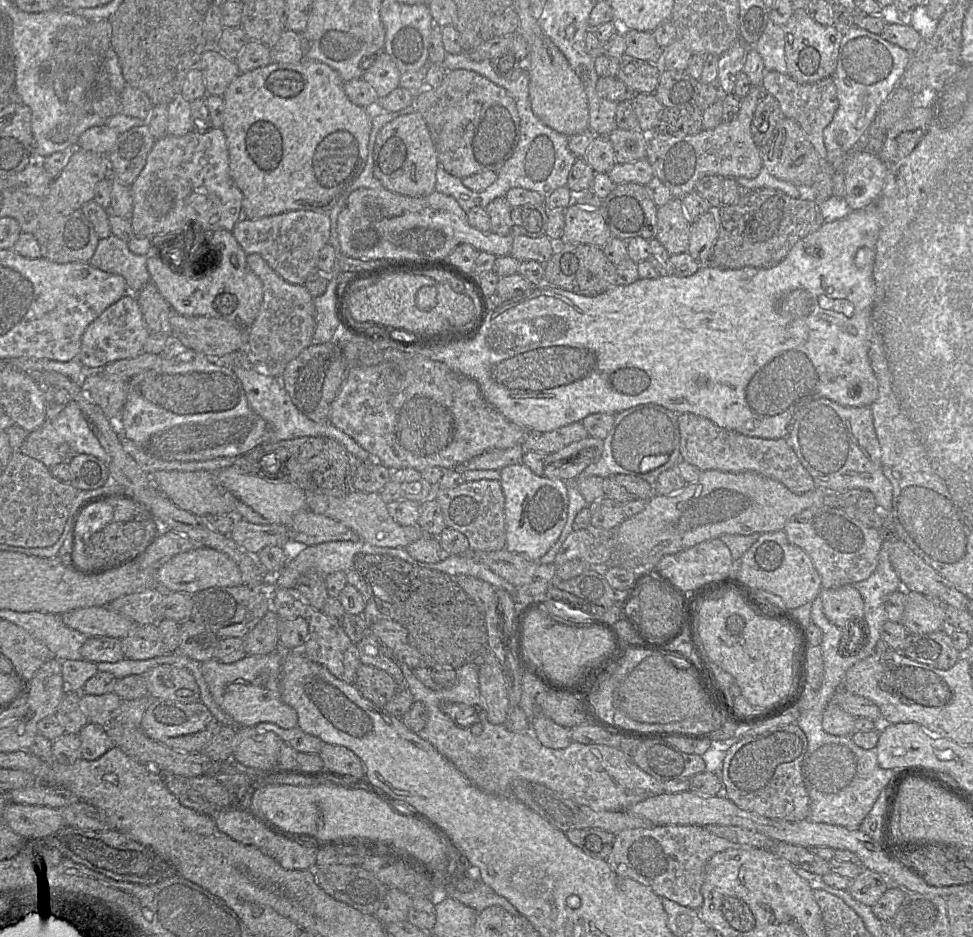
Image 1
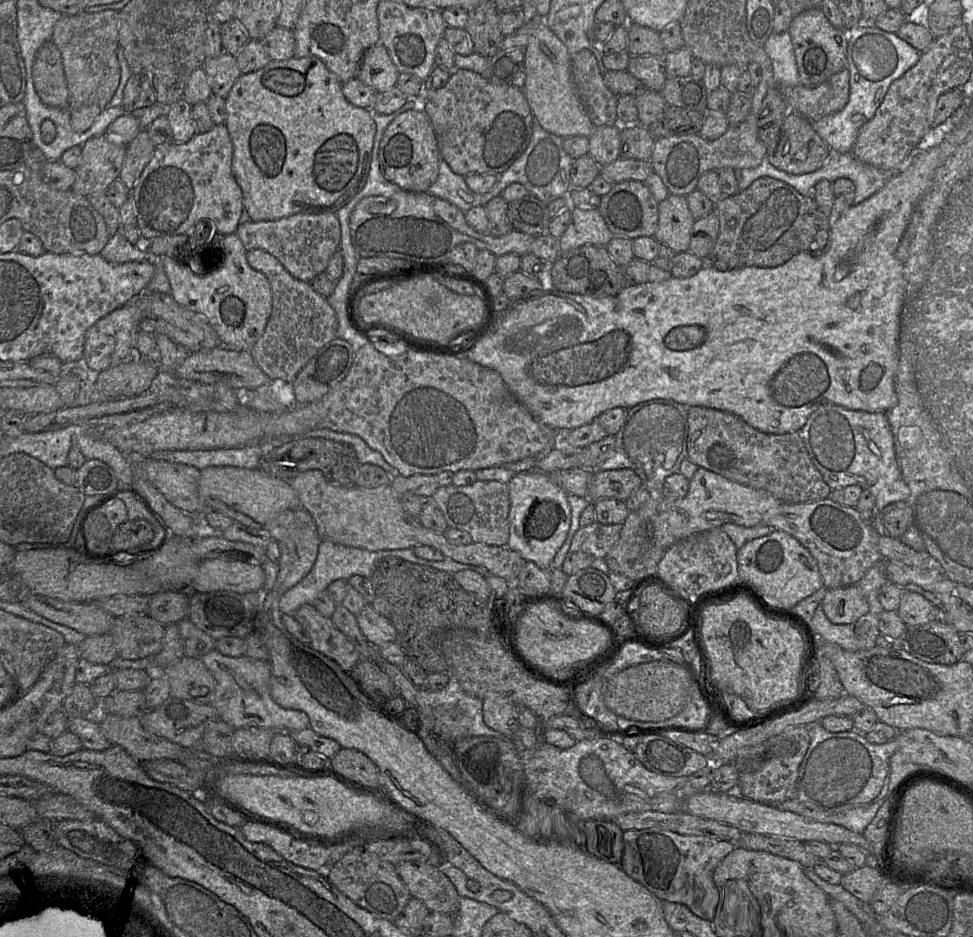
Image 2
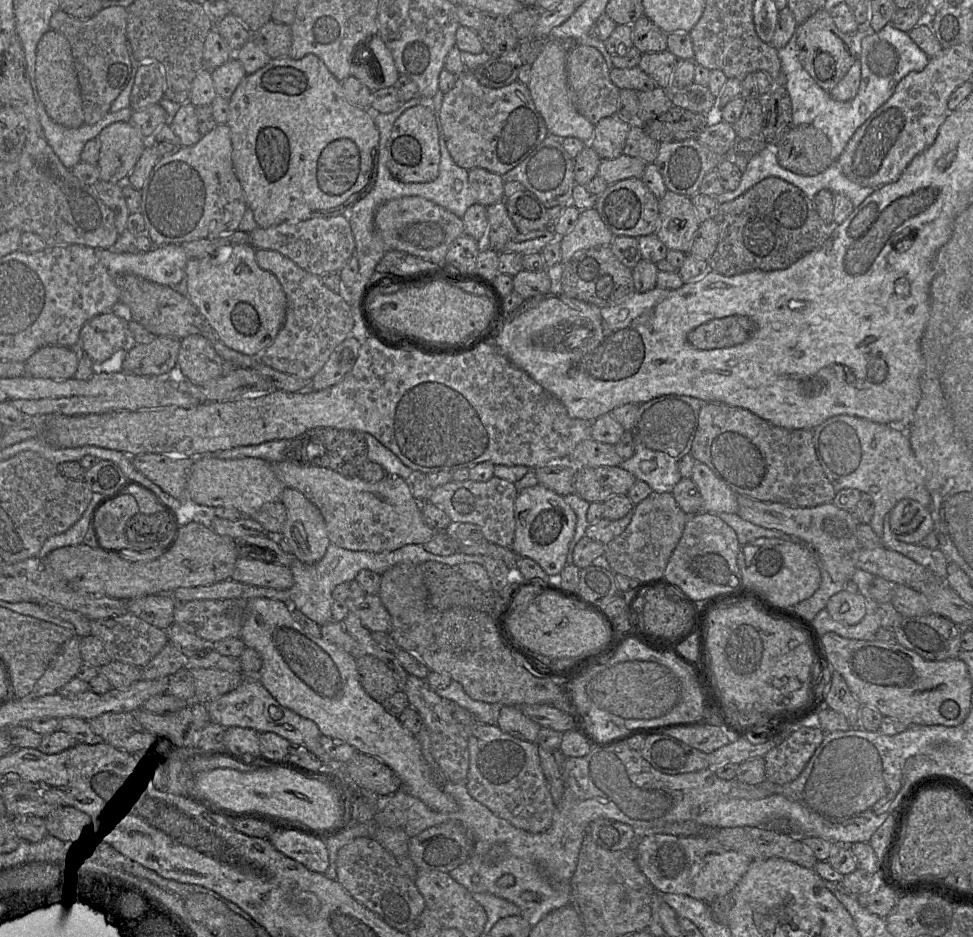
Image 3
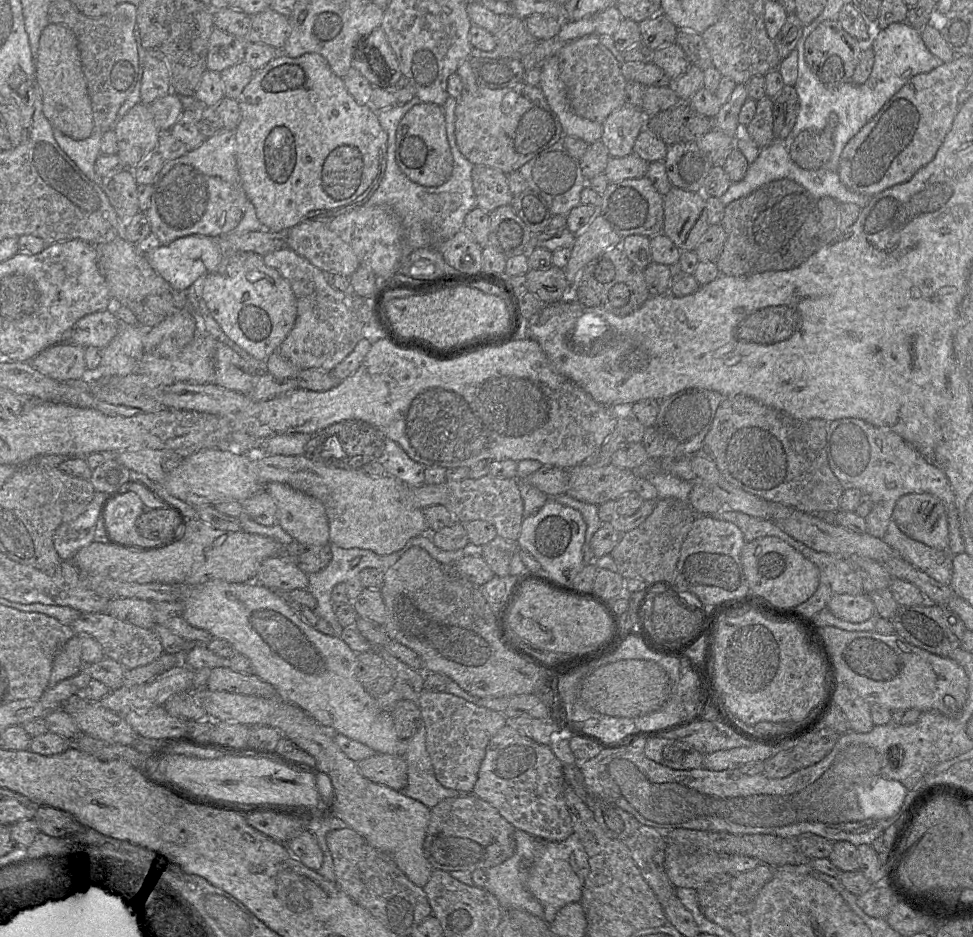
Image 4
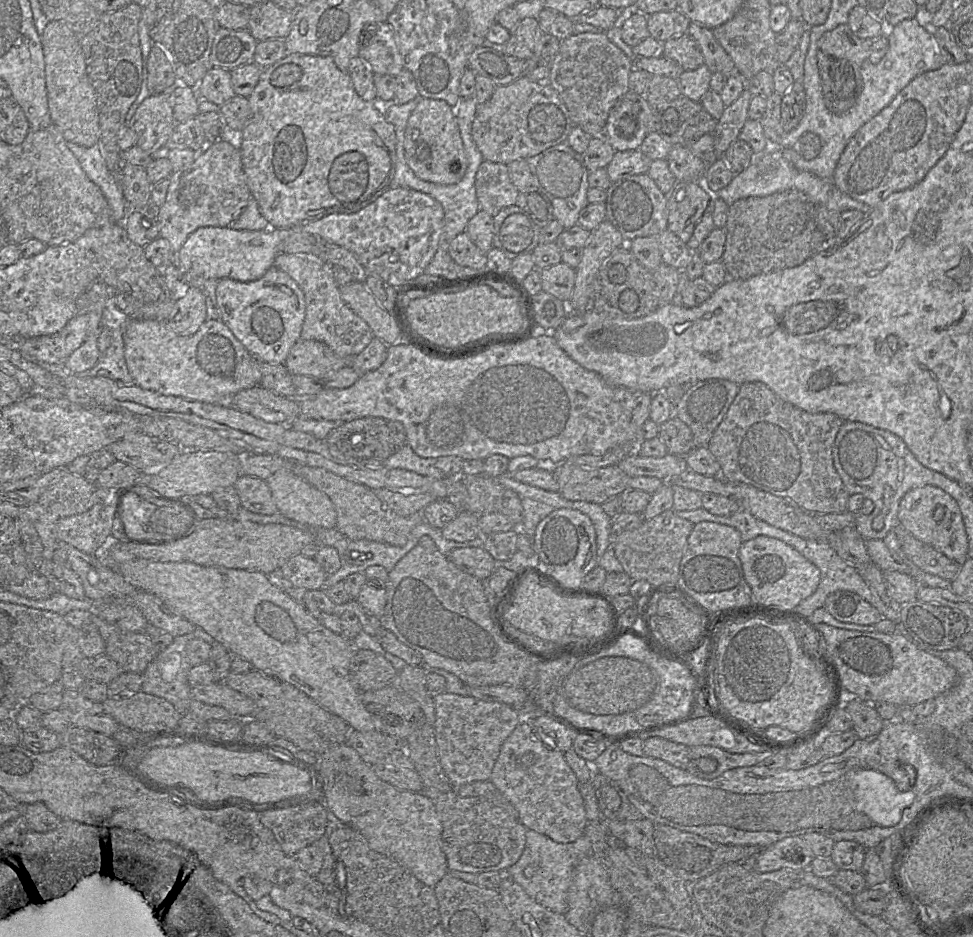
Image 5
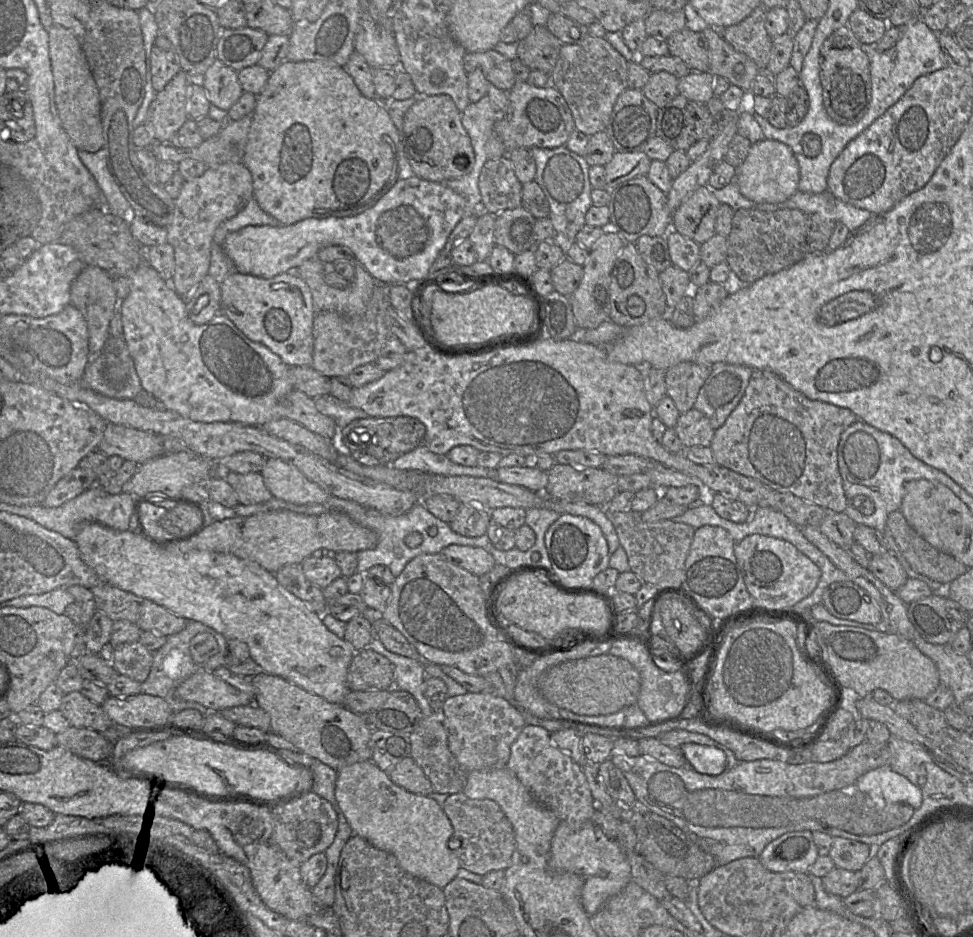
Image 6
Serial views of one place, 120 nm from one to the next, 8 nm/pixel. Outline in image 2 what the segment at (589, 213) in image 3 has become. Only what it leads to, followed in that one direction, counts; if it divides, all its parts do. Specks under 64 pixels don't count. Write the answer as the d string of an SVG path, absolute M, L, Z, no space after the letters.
M571 207L571 221L558 239L559 249L566 252L583 245L606 246L613 238L598 208Z

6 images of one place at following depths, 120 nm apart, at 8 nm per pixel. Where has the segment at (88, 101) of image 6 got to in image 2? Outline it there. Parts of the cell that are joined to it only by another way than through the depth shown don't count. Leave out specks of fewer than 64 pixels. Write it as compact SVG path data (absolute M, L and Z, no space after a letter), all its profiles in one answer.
M46 41L36 53L32 77L35 90L44 104L68 109L69 92L61 53L53 41Z

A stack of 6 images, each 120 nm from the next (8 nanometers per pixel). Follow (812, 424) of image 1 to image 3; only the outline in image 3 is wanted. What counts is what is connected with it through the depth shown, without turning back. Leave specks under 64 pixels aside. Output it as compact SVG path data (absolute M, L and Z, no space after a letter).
M841 414L826 419L812 431L817 458L835 491L853 488L872 497L874 514L869 524L880 539L884 516L901 499L913 499L929 507L930 494L925 487L924 472L911 448L906 429Z

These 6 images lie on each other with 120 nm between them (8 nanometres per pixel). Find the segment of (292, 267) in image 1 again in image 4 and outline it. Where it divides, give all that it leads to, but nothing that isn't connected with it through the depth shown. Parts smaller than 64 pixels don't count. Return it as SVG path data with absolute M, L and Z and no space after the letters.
M323 220L302 222L286 233L286 246L324 272L350 277L361 264L351 246Z

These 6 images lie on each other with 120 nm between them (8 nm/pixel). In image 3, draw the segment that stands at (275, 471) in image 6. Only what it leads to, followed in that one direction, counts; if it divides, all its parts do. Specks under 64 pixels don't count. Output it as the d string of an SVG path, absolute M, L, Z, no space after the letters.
M292 488L284 489L280 501L286 508L287 517L279 536L291 546L296 560L308 565L317 563L331 544L321 511L301 492Z

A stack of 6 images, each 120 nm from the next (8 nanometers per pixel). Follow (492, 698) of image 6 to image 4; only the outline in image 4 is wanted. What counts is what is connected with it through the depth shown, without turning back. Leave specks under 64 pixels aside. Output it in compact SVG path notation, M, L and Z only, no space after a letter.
M424 688L418 698L422 724L426 729L426 750L431 760L437 780L446 788L472 793L478 779L481 763L490 740L507 725L508 718L501 713L477 706L460 697L446 692L432 692Z

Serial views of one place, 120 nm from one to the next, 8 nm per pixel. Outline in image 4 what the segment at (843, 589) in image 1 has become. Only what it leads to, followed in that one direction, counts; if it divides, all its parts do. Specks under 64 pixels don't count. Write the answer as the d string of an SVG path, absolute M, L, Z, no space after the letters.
M864 593L836 595L830 599L827 608L838 619L851 623L865 622L875 613L870 596Z

